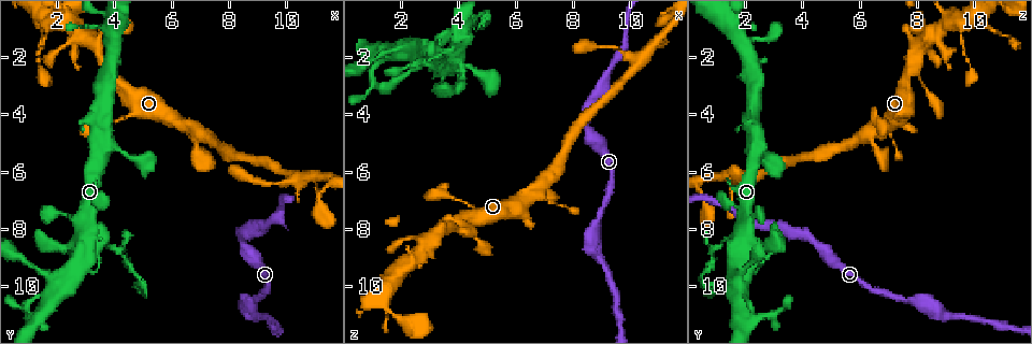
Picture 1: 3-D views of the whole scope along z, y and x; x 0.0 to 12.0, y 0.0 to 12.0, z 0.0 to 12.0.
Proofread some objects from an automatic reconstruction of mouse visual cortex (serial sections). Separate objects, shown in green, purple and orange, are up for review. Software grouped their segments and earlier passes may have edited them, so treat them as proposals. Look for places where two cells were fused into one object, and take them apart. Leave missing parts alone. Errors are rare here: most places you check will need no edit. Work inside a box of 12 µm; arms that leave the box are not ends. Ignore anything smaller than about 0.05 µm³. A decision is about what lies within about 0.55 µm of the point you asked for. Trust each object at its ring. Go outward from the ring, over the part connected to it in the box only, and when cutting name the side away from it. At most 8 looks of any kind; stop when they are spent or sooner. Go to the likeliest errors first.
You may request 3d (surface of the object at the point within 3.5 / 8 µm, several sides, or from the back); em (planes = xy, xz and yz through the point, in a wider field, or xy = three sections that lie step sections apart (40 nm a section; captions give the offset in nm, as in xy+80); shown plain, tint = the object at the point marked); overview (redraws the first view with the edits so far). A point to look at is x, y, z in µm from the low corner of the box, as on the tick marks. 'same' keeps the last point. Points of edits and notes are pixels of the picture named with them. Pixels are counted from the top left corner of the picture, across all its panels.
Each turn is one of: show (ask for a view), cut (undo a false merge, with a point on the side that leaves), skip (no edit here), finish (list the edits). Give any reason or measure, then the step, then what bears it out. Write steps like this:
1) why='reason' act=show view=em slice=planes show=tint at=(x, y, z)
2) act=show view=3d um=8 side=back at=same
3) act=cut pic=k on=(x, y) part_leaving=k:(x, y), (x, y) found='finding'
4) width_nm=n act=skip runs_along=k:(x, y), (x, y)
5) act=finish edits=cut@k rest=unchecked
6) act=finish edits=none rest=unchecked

why='a narrow waist' act=show view=3d um=3.5 at=(4.3, 9.0, 0.9)

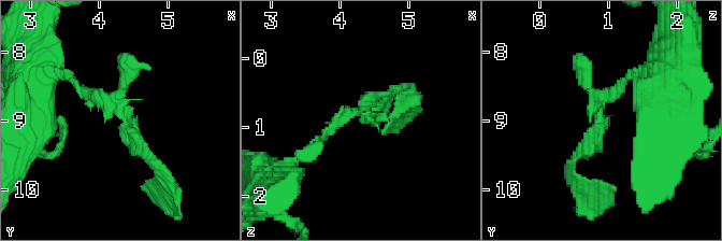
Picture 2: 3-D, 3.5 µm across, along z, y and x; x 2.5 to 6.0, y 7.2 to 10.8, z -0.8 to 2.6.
act=show view=em slice=planes show=tint at=(4.30, 9.00, 0.85)

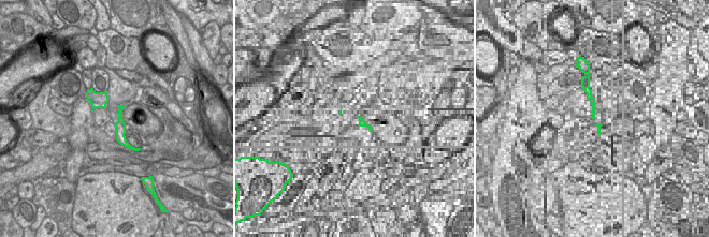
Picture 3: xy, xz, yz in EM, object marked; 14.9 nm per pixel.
width_nm=160 act=skip runs_along=3:(120, 107), (120, 138), (124, 142) found='all the same cell'

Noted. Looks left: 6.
act=show view=3d um=3.5 at=(10.9, 6.2, 1.5)

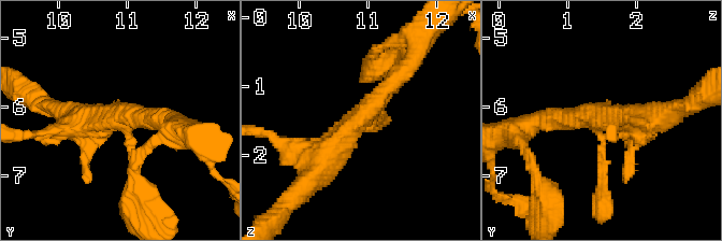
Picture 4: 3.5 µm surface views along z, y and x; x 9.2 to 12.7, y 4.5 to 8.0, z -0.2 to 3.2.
act=show view=em slice=xy step=2 show=tint at=(10.90, 6.15, 1.50)

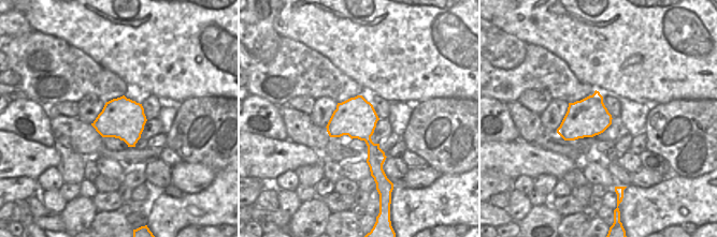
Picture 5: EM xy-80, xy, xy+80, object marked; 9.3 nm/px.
why='cut it another way' act=show view=em slice=planes show=tint at=same

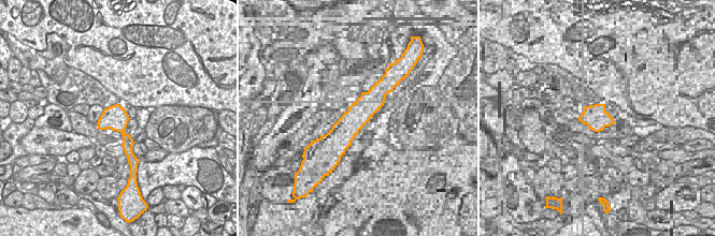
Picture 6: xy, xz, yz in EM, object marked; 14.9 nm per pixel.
act=skip runs_along=4:(313, 175), (408, 65) found='one cell here'

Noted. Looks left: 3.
why='narrows sharply' act=show view=3d um=3.5 at=(2.4, 7.5, 2.2)

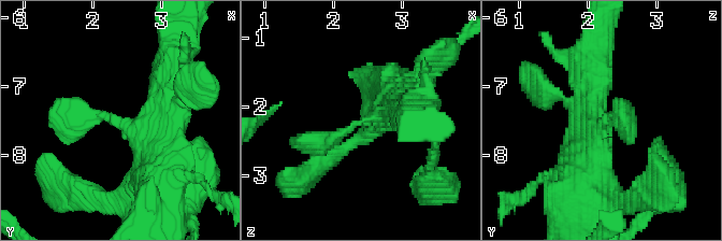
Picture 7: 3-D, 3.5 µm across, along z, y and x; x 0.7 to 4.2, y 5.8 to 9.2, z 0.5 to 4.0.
act=show view=em slice=xy step=3 show=tint at=(2.35, 7.55, 2.25)

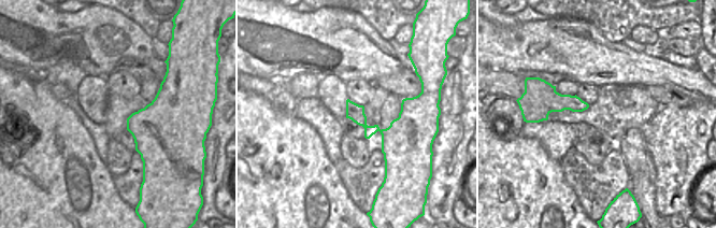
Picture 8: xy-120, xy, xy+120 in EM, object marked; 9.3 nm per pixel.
width_nm=160 act=skip runs_along=7:(405, 111), (297, 143) found='all the same cell'

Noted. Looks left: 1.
act=finish edits=none rest=unchecked

